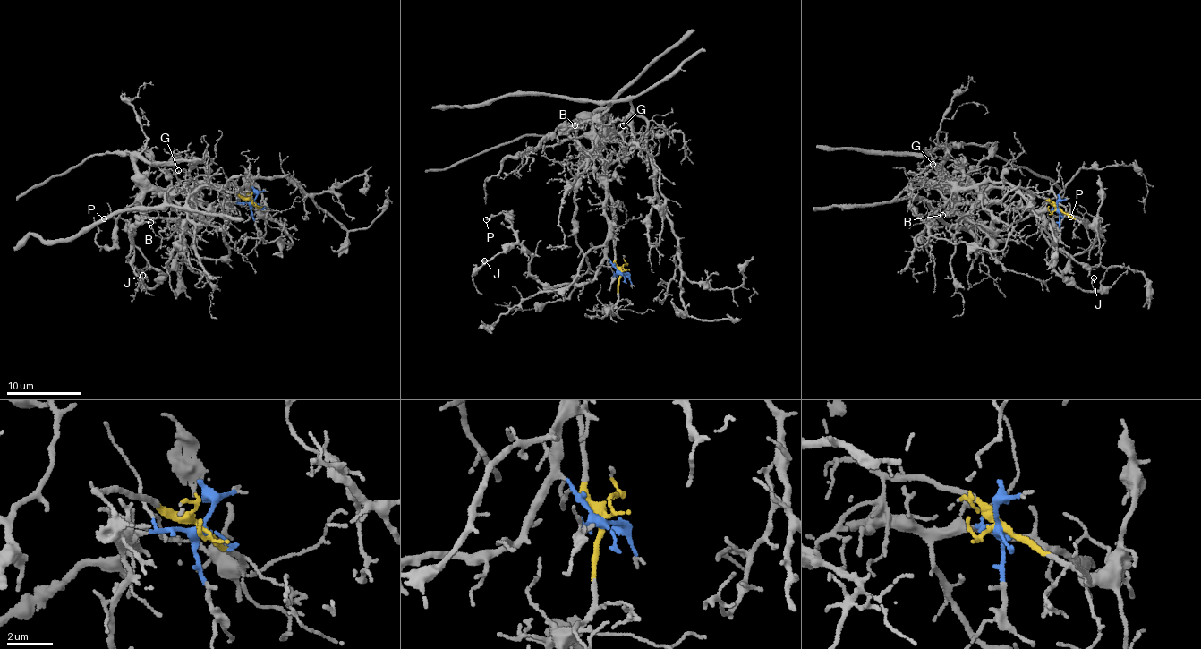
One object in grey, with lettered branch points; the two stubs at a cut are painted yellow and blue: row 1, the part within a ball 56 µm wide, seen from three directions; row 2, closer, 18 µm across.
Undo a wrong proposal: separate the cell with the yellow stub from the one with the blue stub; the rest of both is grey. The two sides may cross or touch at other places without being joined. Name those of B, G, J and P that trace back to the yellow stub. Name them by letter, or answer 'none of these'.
B, G

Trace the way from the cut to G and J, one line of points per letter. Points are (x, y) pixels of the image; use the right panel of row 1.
G: (1060, 209), (1051, 201), (1037, 194), (965, 183), (957, 183), (952, 187), (932, 164)
J: (1060, 209), (1052, 209), (1087, 219), (1098, 233), (1070, 261), (1065, 277), (1088, 291), (1094, 288), (1094, 277)

